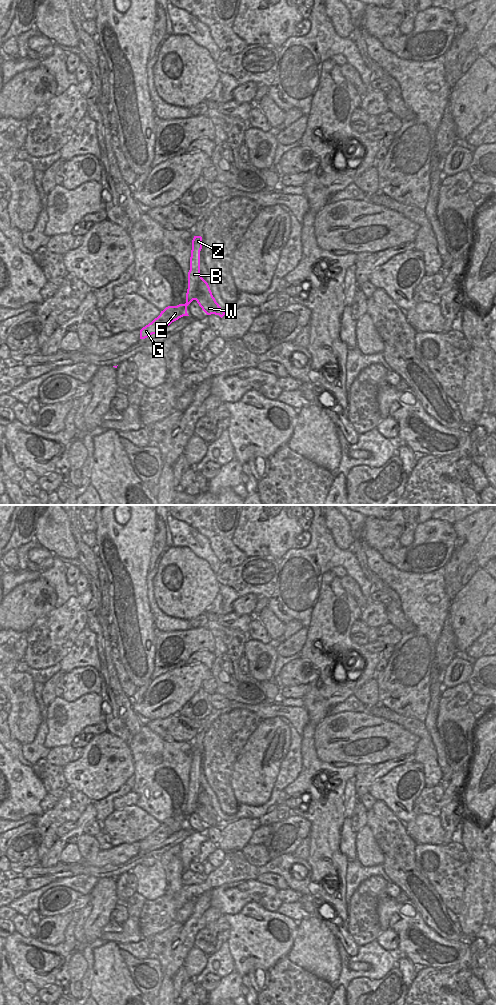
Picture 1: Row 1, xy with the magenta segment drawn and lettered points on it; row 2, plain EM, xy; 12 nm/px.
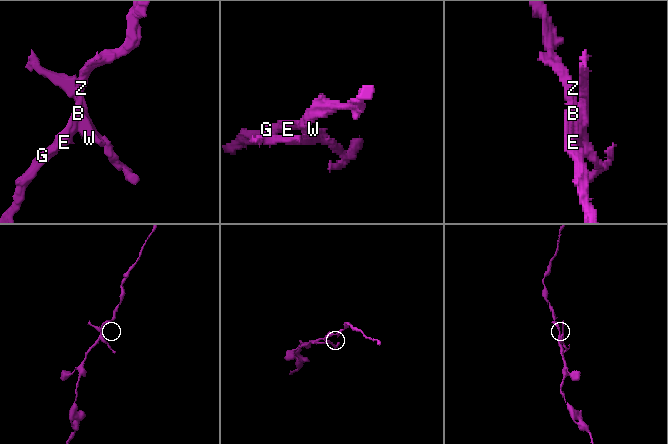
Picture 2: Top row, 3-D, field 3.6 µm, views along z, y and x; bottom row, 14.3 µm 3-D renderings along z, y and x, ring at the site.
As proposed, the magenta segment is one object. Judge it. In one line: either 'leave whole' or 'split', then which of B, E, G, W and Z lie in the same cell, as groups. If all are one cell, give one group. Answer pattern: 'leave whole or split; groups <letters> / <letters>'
split; groups B E G Z / W

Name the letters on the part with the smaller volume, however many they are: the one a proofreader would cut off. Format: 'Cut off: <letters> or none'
Cut off: W

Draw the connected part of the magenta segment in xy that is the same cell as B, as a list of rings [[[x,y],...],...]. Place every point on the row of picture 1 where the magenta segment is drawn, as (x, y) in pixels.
[[[194,236],[192,240],[192,250],[190,257],[190,270],[188,272],[188,289],[186,293],[186,303],[177,306],[168,306],[160,315],[151,323],[140,330],[140,339],[145,339],[152,334],[157,334],[172,322],[178,320],[183,316],[189,316],[187,313],[187,306],[196,299],[196,292],[198,284],[202,278],[200,274],[200,251],[202,249],[202,237]]]

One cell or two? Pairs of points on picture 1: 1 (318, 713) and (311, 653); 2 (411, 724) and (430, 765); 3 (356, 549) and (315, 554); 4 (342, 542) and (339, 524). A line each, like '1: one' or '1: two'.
1: one
2: one
3: two
4: one

